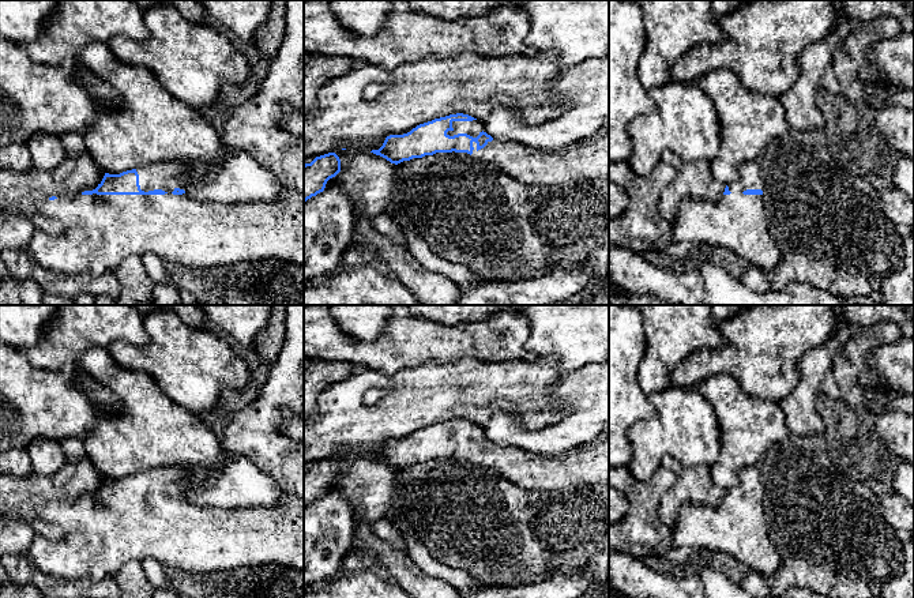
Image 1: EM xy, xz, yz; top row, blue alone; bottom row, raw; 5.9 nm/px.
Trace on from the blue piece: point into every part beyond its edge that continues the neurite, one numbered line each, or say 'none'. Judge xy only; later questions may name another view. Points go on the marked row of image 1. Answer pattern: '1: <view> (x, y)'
1: xy (98, 232)

